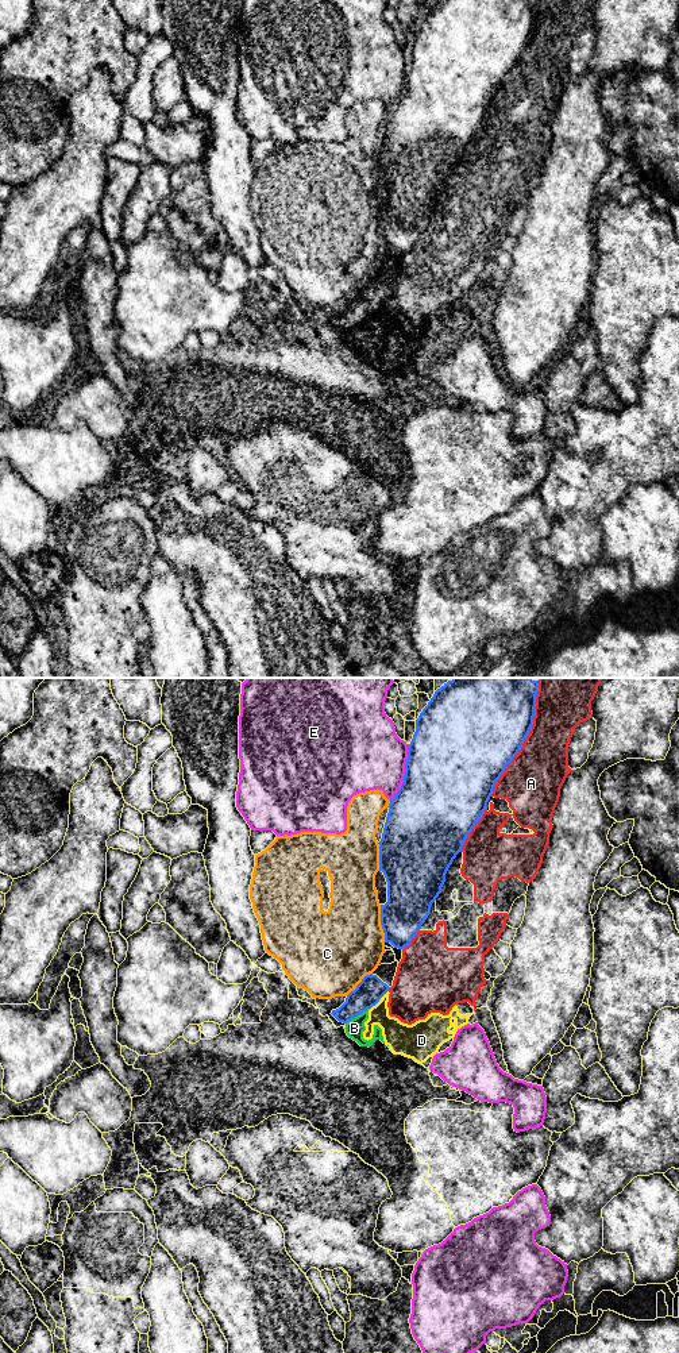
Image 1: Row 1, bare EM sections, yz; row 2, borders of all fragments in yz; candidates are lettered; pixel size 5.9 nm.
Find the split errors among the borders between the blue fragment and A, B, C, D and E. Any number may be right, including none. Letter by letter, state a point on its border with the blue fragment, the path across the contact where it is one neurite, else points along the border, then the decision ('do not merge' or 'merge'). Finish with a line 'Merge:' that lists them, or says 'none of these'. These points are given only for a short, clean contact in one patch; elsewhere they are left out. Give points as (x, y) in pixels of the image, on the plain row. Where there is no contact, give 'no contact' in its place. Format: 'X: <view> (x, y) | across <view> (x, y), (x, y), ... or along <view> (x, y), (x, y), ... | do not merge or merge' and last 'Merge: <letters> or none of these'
A: yz (521, 53) | do not merge
B: yz (357, 324) | along yz (369, 316), (346, 332) | do not merge
C: yz (381, 232) | do not merge
D: yz (374, 313) | along yz (379, 309), (370, 317) | do not merge
E: yz (405, 81) | do not merge
Merge: none of these

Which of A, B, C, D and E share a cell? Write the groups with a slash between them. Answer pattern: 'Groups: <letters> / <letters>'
Groups: A / B D / C / E

